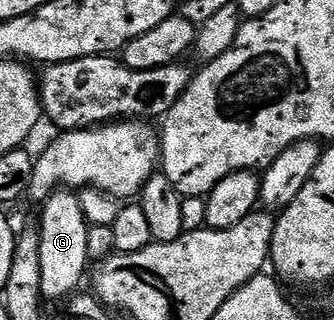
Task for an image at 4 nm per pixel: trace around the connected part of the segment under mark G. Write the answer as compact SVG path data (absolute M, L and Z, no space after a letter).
M55 192L41 203L42 219L36 223L40 236L40 284L43 299L69 299L70 295L83 285L88 274L88 263L91 261L88 252L88 232L84 212L81 210L79 195L74 192Z

